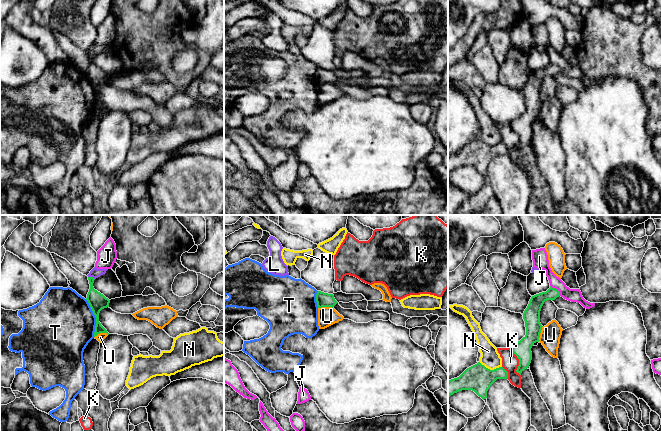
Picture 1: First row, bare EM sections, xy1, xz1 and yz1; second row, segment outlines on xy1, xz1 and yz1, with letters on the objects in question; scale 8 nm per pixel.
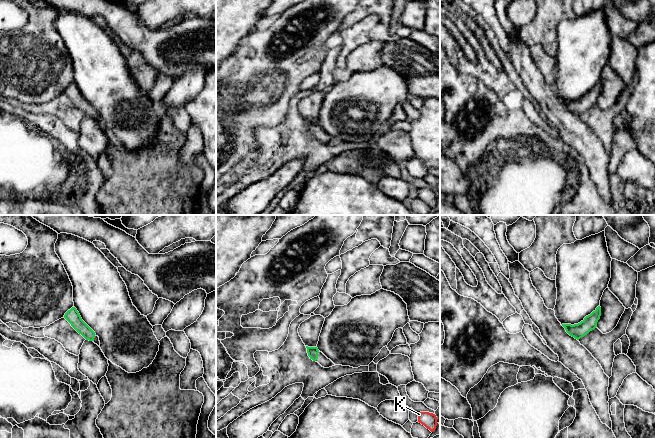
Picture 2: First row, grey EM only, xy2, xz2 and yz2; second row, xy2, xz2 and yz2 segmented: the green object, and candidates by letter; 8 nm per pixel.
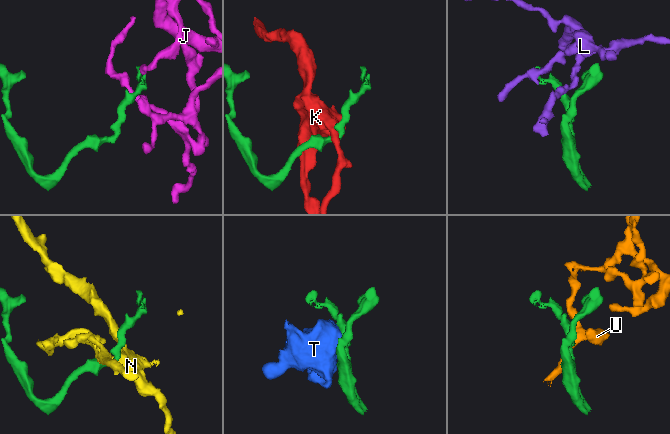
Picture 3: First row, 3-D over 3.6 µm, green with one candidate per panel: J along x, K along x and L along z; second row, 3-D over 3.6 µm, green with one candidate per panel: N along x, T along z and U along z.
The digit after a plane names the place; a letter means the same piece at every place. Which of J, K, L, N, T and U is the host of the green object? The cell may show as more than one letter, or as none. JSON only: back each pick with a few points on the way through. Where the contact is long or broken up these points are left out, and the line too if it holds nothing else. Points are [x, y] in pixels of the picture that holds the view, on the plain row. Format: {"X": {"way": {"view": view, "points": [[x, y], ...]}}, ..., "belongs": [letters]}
{"belongs": []}

